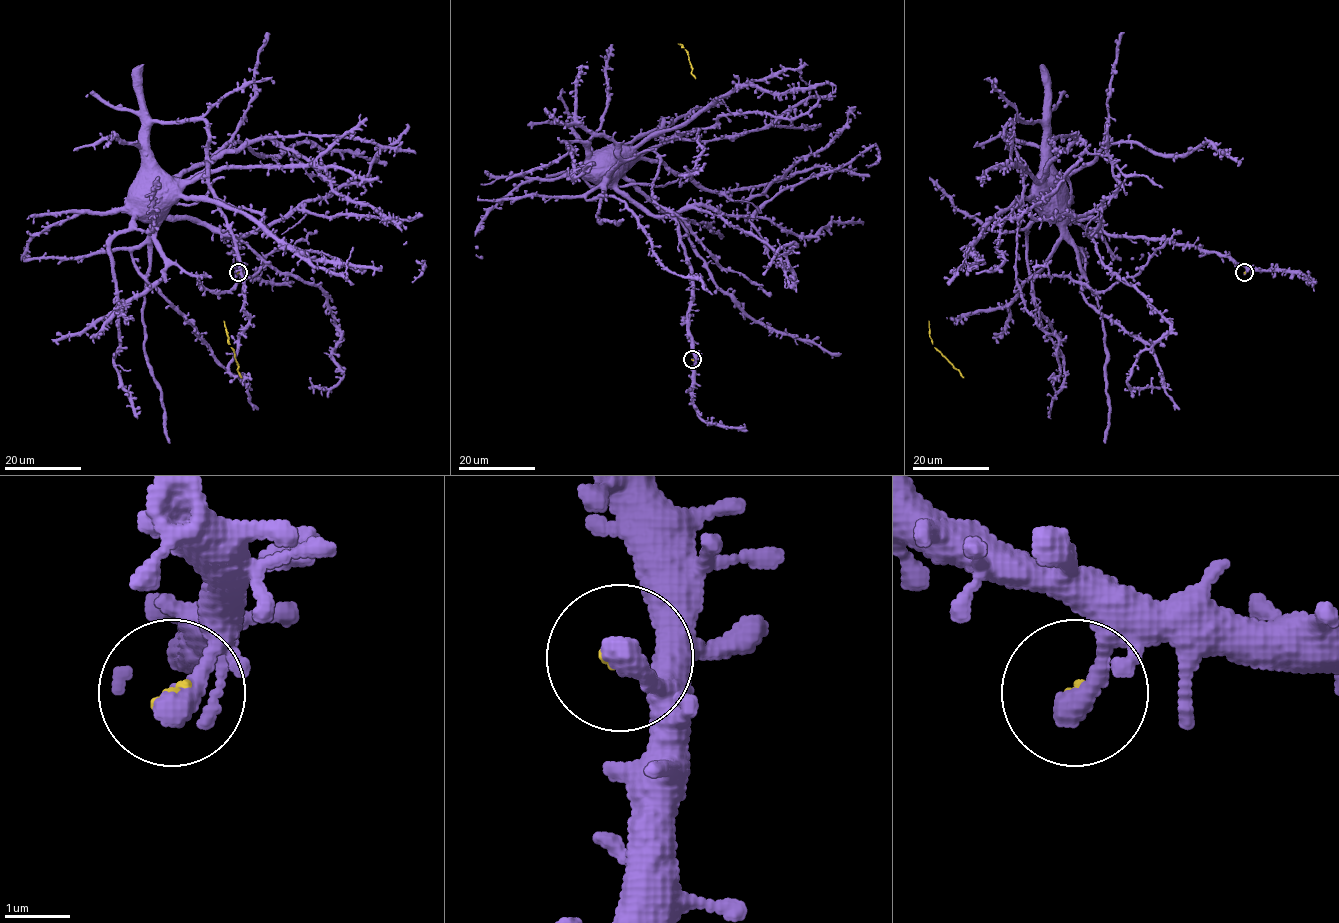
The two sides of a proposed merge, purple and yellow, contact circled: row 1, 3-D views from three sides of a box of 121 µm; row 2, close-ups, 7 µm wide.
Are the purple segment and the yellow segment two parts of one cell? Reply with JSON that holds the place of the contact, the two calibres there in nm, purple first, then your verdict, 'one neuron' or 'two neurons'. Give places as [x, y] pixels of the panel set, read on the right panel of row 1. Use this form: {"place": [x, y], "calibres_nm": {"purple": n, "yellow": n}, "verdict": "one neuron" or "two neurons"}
{"place": [1244, 272], "calibres_nm": {"purple": 440, "yellow": 80}, "verdict": "two neurons"}

